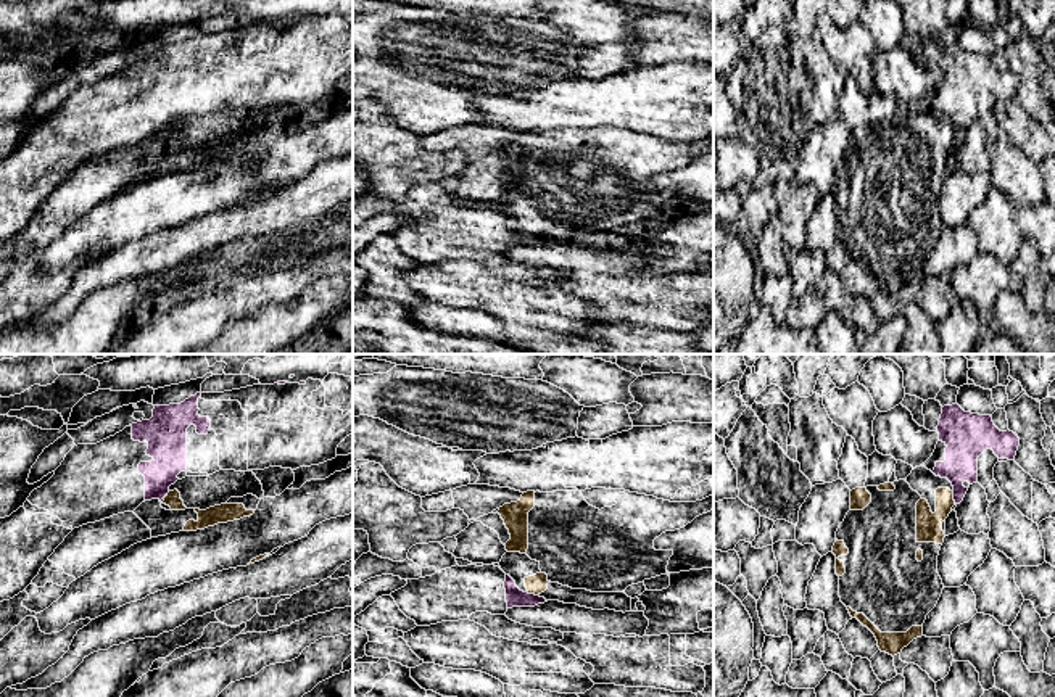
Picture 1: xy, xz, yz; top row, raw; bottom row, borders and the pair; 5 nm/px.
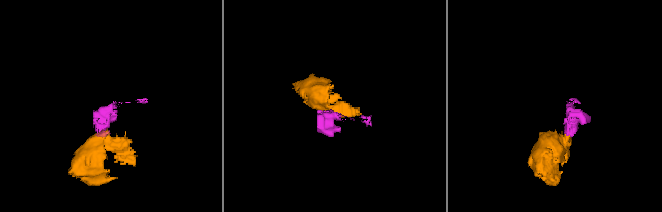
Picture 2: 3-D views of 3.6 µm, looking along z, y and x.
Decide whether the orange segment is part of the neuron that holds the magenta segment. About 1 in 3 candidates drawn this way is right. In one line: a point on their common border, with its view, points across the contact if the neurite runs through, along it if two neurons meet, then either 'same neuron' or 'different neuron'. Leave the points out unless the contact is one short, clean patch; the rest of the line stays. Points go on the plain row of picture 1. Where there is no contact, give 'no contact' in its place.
yz (954, 137) | along yz (952, 131), (955, 144) | different neuron

